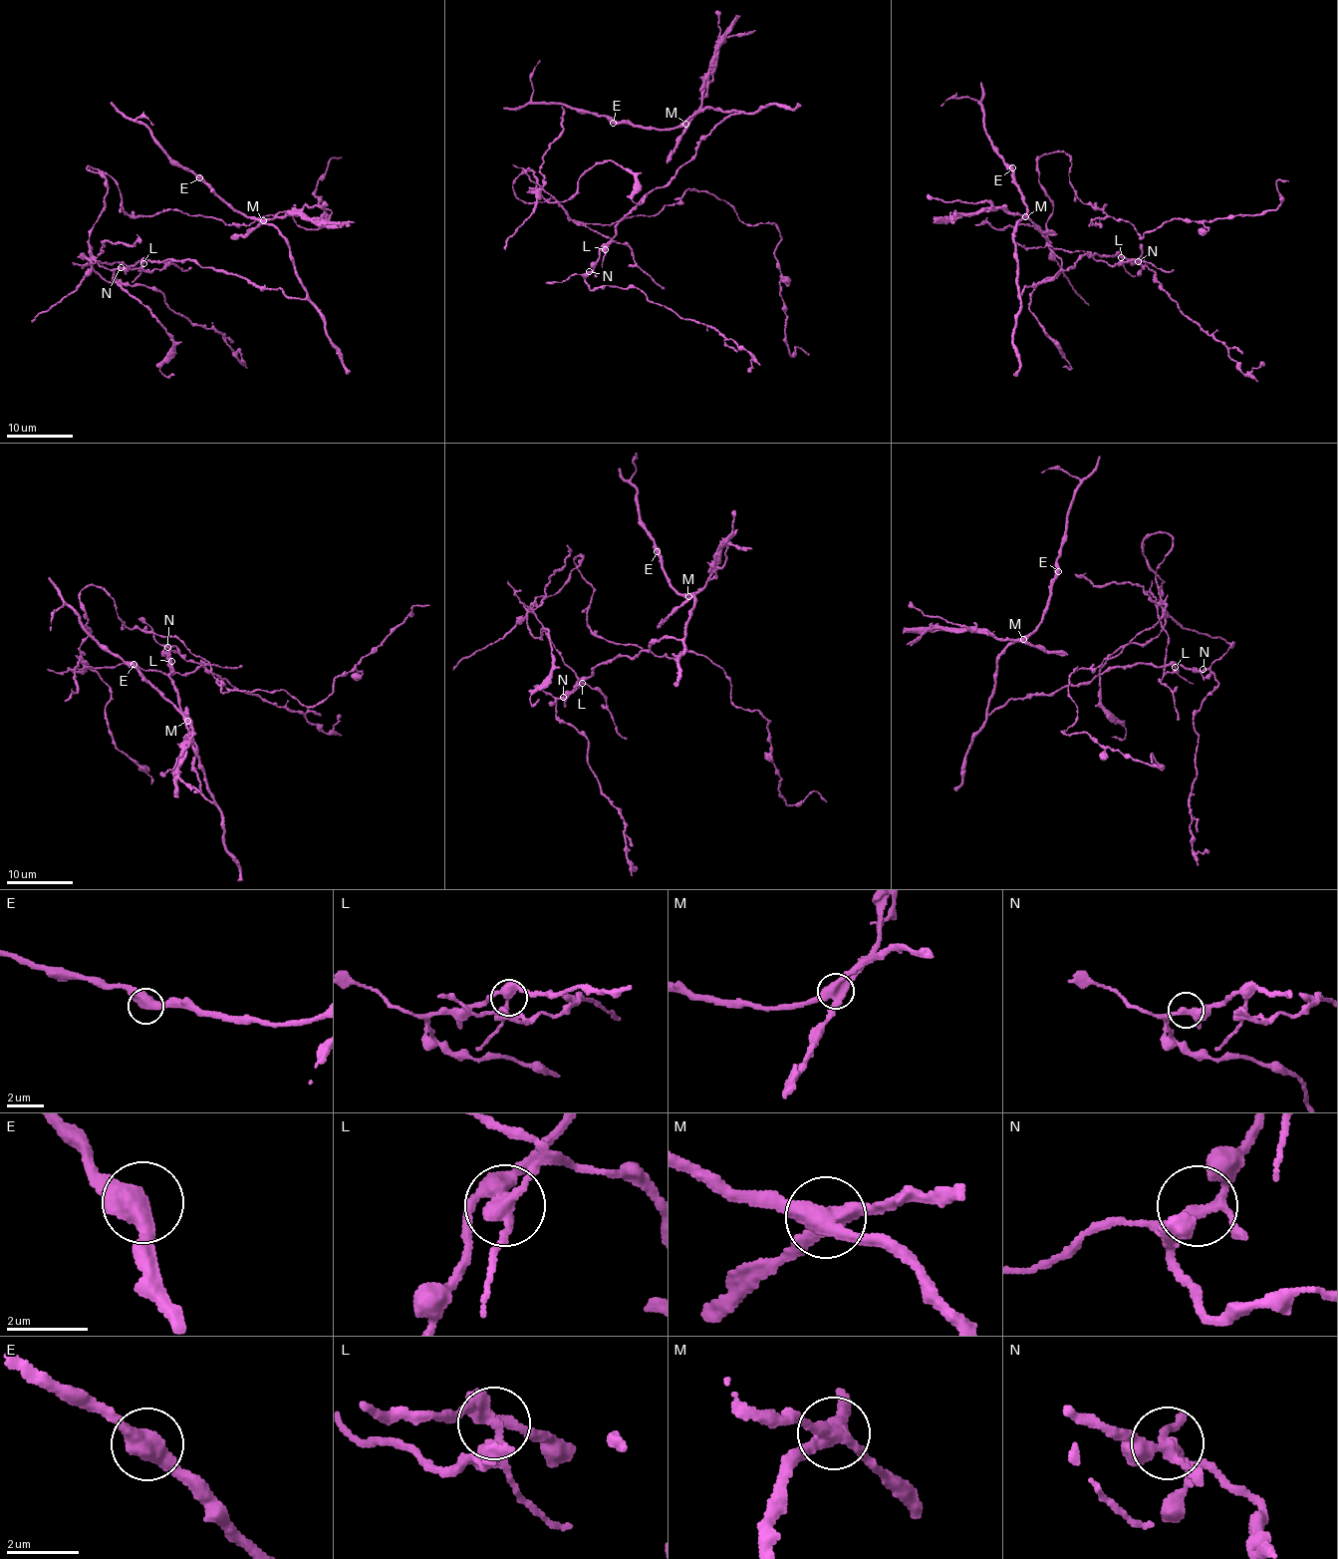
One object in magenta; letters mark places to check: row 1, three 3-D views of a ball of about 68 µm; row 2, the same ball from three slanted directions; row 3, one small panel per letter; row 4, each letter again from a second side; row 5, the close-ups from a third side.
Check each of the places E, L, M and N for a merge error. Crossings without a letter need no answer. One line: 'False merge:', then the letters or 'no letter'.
False merge: L, M

